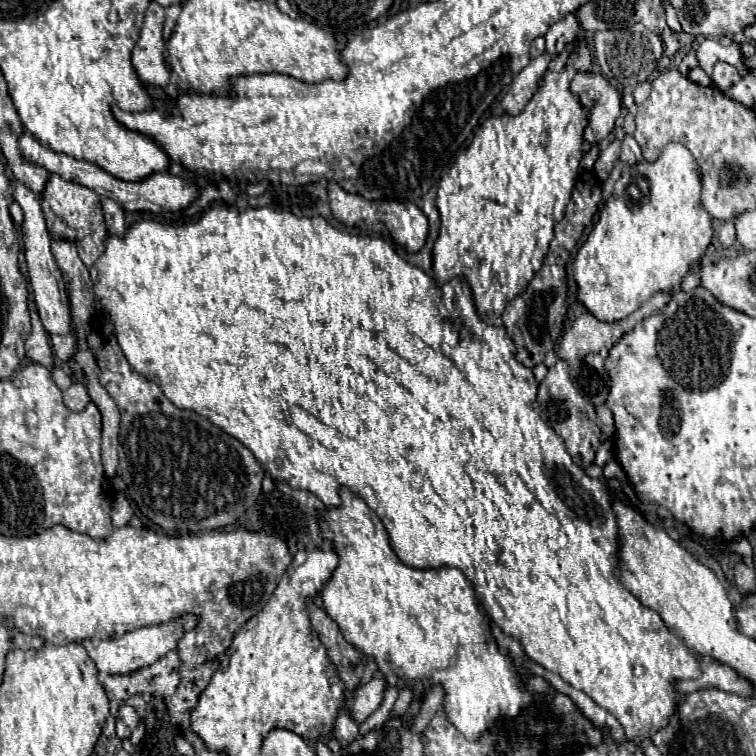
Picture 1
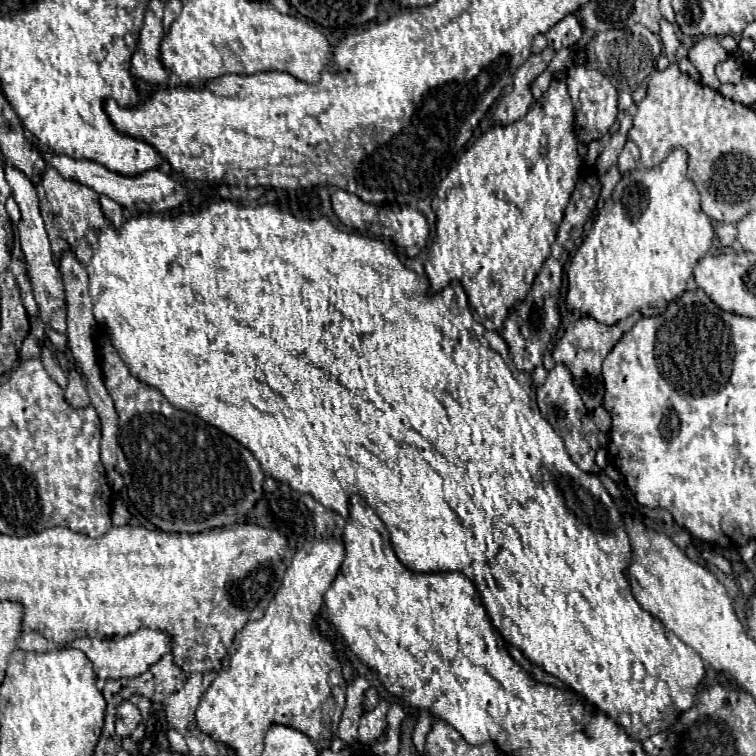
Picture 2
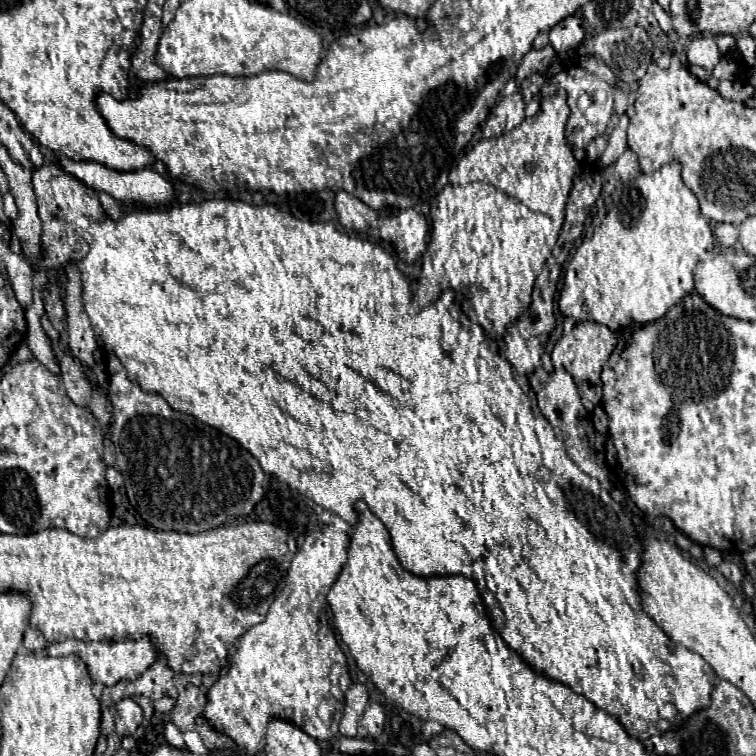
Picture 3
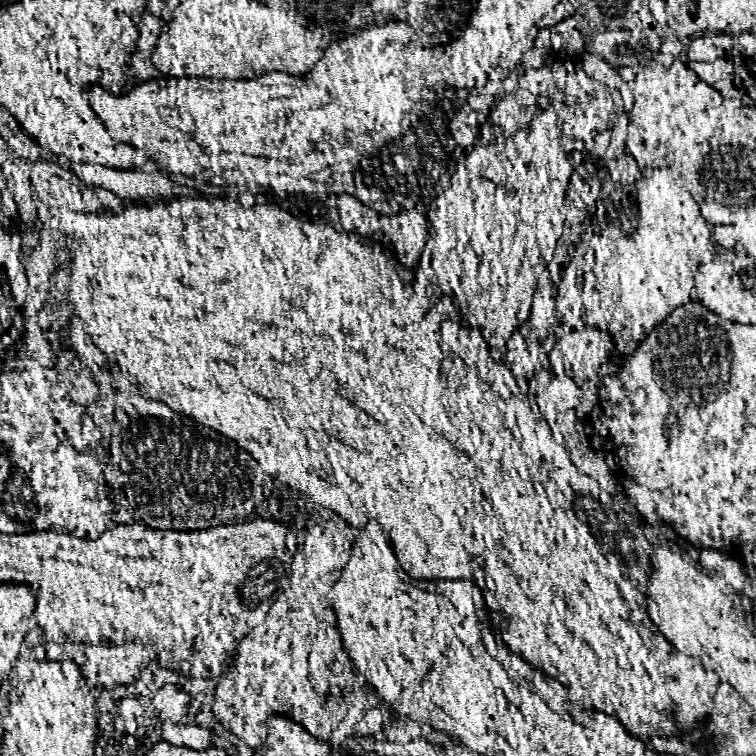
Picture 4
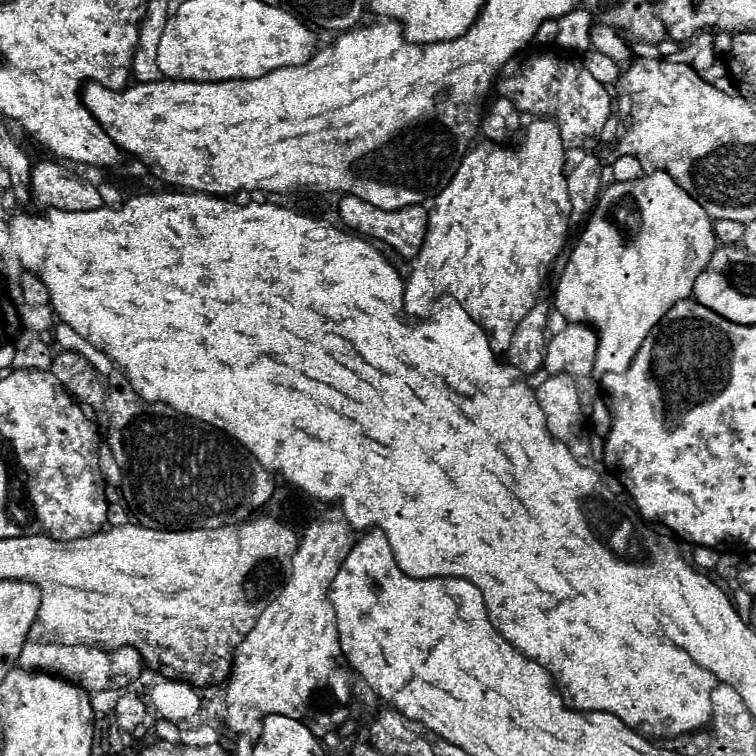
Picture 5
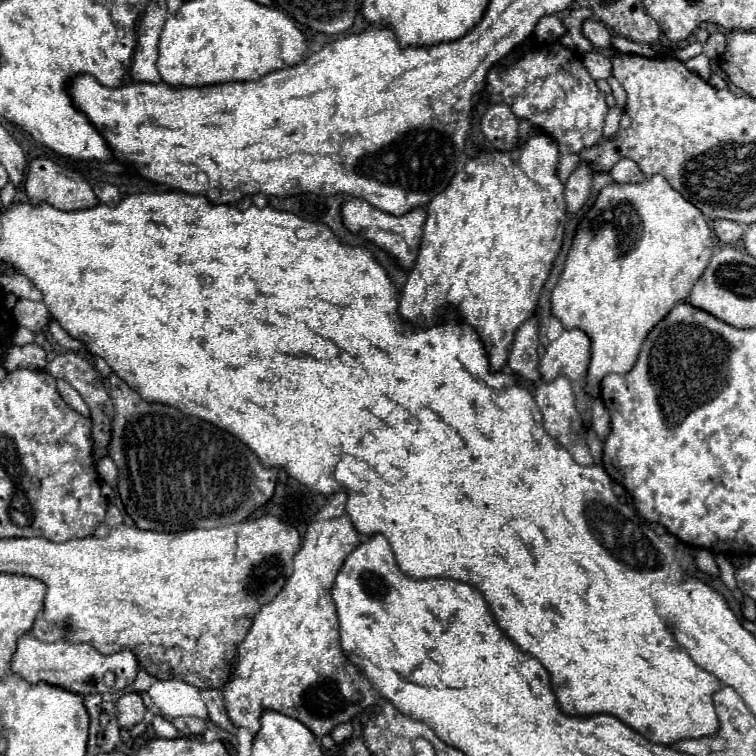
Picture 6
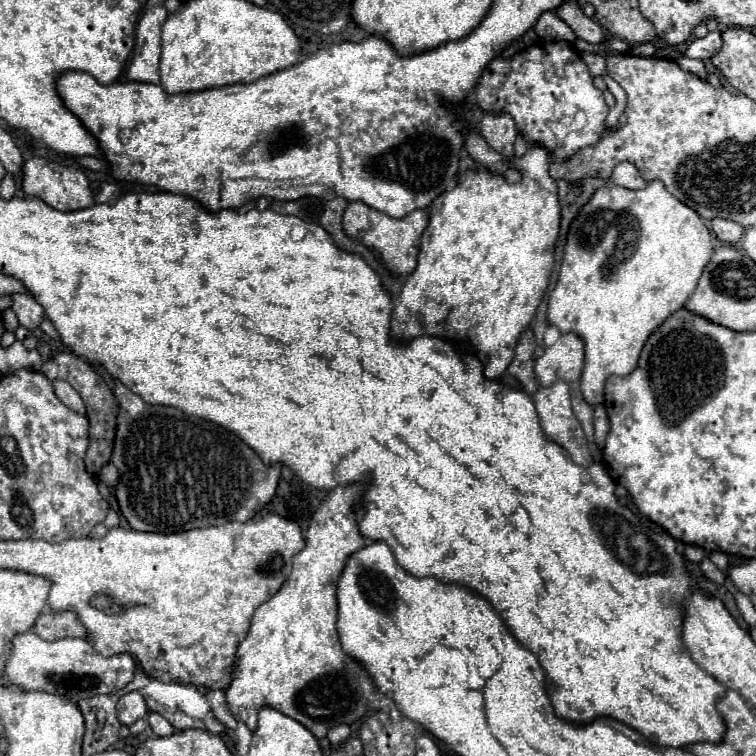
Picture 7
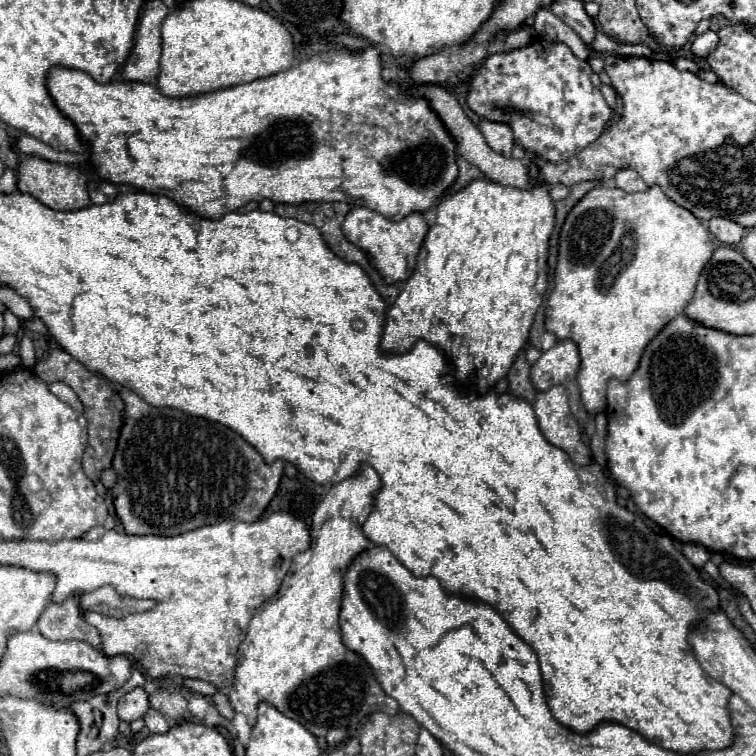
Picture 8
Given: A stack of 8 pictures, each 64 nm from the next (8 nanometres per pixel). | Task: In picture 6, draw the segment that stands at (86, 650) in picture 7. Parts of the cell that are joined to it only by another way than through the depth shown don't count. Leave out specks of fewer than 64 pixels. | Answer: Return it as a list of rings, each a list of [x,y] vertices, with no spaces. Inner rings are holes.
[[[26,632],[16,646],[16,654],[12,658],[12,672],[18,676],[24,676],[24,680],[38,684],[40,680],[56,684],[60,688],[66,688],[70,692],[80,692],[82,696],[86,694],[98,694],[98,692],[118,692],[122,688],[126,688],[130,682],[134,682],[136,674],[138,674],[138,662],[136,656],[122,648],[116,654],[104,656],[100,652],[96,652],[90,644],[68,644],[66,640],[58,640],[58,642],[42,642],[36,640],[36,636],[32,636],[32,632]],[[106,672],[114,672],[116,676],[116,686],[108,688],[104,684],[104,674]]]

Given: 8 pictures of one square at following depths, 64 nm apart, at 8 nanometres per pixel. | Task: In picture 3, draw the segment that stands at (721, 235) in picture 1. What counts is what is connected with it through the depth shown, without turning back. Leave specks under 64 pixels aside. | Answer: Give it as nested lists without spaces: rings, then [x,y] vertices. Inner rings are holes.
[[[716,224],[714,226],[714,236],[718,238],[718,242],[724,248],[730,248],[738,240],[738,228],[734,224]]]

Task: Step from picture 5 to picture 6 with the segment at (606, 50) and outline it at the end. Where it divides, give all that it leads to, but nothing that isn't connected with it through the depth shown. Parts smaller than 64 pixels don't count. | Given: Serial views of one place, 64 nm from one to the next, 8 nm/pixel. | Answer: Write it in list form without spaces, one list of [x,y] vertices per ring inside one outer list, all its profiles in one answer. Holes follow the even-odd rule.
[[[588,18],[588,24],[584,24],[584,36],[588,36],[596,48],[610,48],[610,30],[600,20]]]

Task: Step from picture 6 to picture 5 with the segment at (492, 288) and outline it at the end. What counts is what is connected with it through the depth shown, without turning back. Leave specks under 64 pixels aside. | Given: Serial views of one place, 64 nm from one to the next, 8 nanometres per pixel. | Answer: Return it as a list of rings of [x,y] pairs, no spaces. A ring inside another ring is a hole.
[[[536,118],[526,128],[526,140],[520,148],[500,144],[480,146],[474,150],[462,162],[444,192],[436,196],[436,206],[428,212],[424,242],[404,290],[406,312],[428,320],[432,304],[442,294],[450,294],[466,314],[484,328],[490,350],[494,354],[508,352],[512,332],[536,304],[536,292],[540,290],[542,280],[548,274],[548,266],[562,250],[568,234],[572,205],[566,178],[562,176],[562,164],[562,138],[552,118]]]

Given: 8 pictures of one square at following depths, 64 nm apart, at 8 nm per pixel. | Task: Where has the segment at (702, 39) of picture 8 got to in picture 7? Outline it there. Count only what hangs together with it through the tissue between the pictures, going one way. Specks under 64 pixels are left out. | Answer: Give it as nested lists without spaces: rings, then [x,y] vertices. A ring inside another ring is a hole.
[[[710,32],[708,36],[694,40],[694,42],[686,48],[684,56],[708,60],[708,58],[712,58],[712,56],[720,50],[720,46],[722,46],[722,36],[720,36],[720,32]]]

